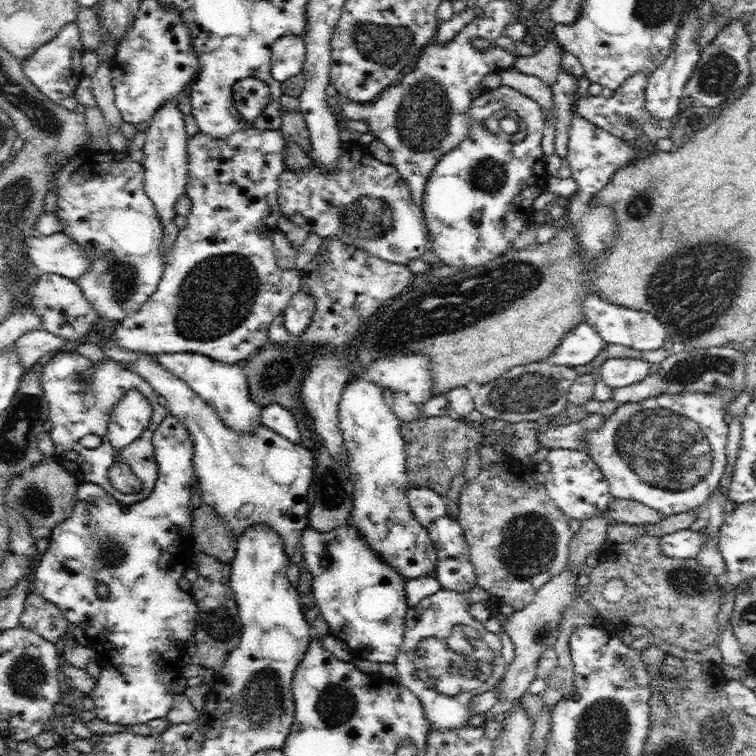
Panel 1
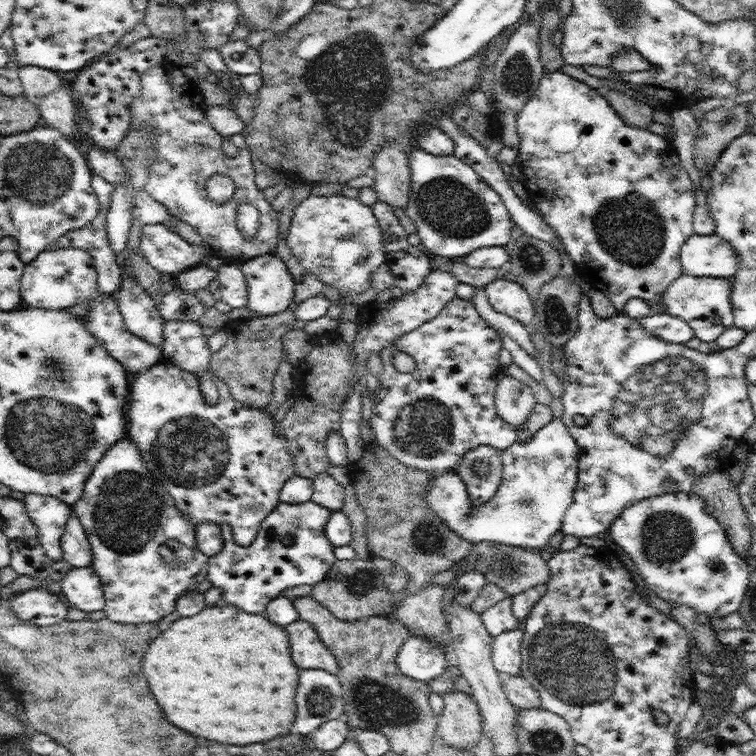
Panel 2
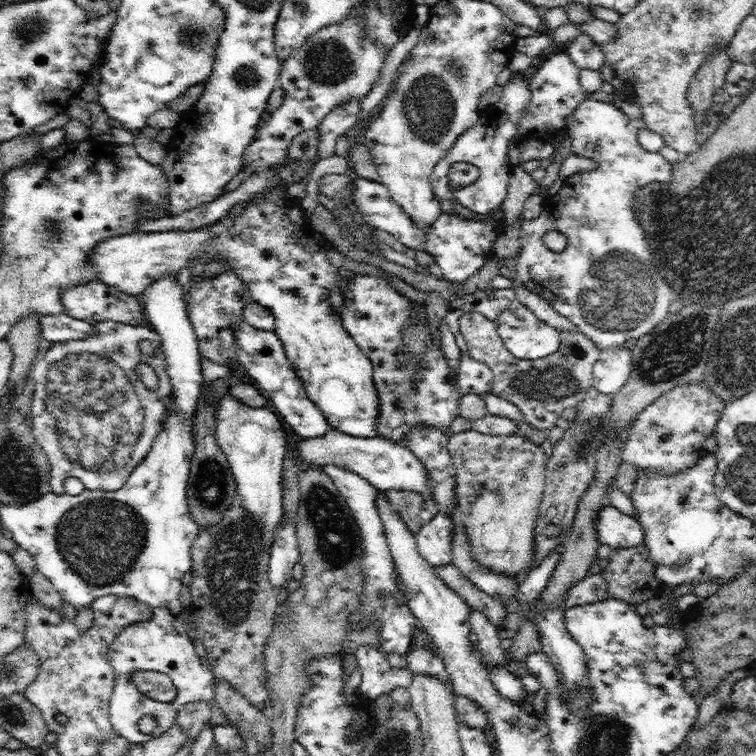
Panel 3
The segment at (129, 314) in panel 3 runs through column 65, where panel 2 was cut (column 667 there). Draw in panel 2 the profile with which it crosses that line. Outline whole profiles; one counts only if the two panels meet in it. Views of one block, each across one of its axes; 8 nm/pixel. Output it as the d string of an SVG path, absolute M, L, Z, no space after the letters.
M680 275L662 294L662 312L681 318L692 328L696 338L704 343L715 341L726 329L734 326L730 290L734 277L697 277Z

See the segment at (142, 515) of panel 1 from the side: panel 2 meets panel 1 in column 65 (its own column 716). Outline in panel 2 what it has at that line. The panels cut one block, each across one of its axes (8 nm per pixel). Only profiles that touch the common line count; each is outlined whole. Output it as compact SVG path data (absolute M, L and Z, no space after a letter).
M676 491L643 498L626 507L606 535L630 556L650 590L672 606L694 608L710 619L733 614L741 606L753 565L733 550L726 530L706 514L706 502L698 494Z

